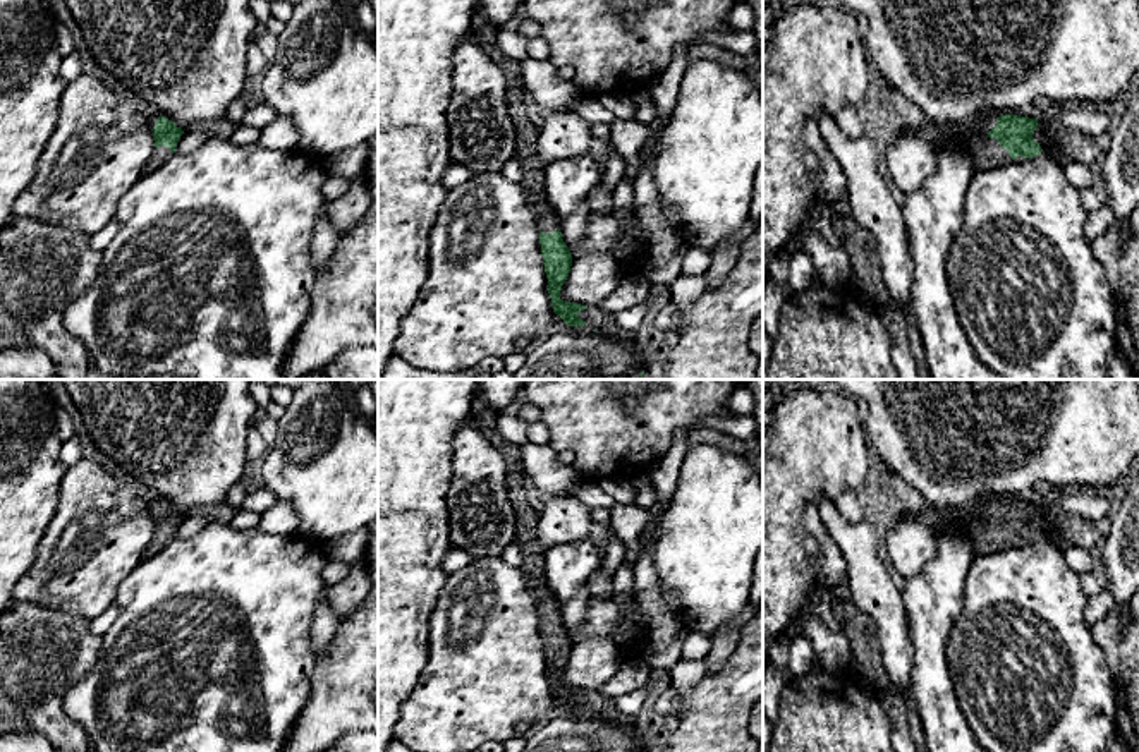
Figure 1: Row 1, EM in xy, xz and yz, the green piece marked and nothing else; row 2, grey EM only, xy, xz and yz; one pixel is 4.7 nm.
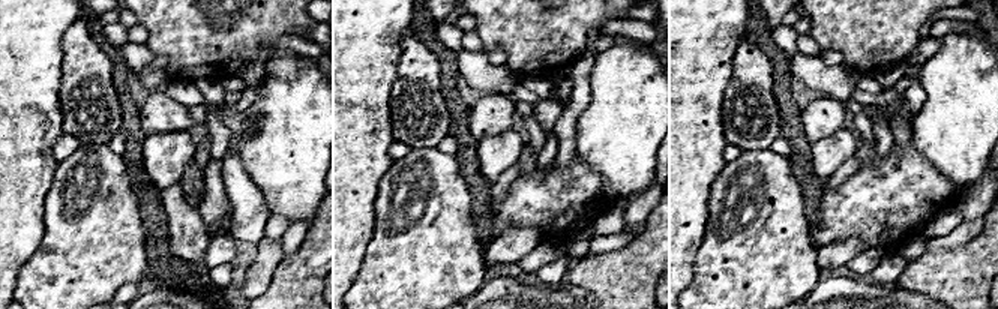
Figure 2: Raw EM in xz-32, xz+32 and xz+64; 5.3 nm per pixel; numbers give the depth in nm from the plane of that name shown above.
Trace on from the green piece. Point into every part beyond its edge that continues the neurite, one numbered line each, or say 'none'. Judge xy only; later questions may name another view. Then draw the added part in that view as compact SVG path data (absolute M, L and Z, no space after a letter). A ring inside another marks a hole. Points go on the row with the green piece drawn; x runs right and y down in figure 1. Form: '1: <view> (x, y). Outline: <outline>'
1: xy (160, 155). Outline: M167 146L155 148L149 160L144 165L143 175L148 175L160 168L174 153Z

